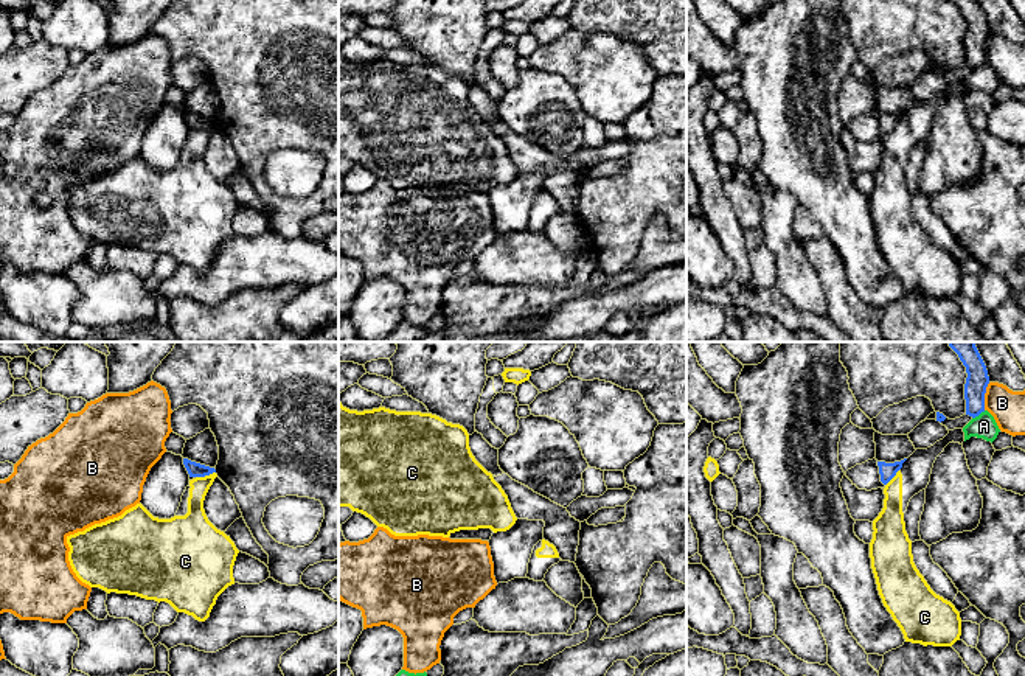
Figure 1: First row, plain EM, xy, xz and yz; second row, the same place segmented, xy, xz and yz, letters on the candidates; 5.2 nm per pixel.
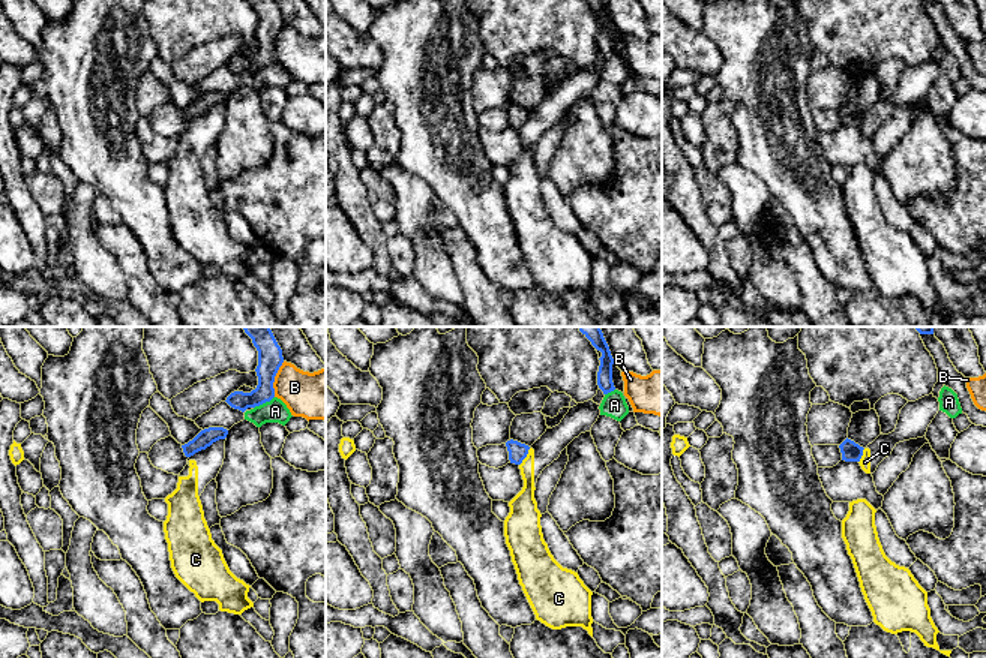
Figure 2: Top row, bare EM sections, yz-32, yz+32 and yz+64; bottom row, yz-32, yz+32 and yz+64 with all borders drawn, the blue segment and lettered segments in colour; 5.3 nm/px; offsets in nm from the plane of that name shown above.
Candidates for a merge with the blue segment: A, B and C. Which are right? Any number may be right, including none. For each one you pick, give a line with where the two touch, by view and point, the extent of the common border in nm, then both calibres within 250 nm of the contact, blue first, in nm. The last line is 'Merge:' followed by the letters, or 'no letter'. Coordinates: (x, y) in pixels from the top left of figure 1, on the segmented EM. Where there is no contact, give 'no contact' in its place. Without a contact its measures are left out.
Merge: no letter

